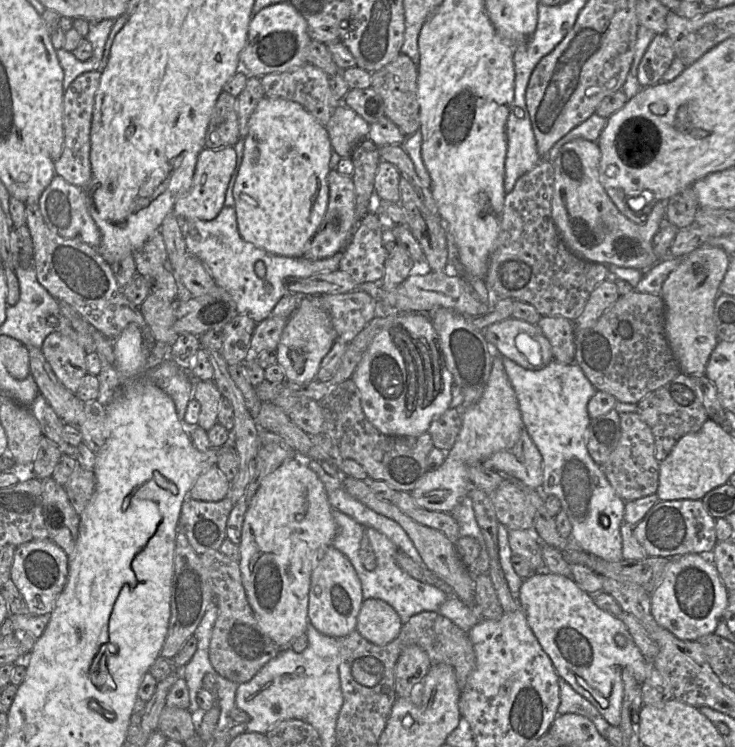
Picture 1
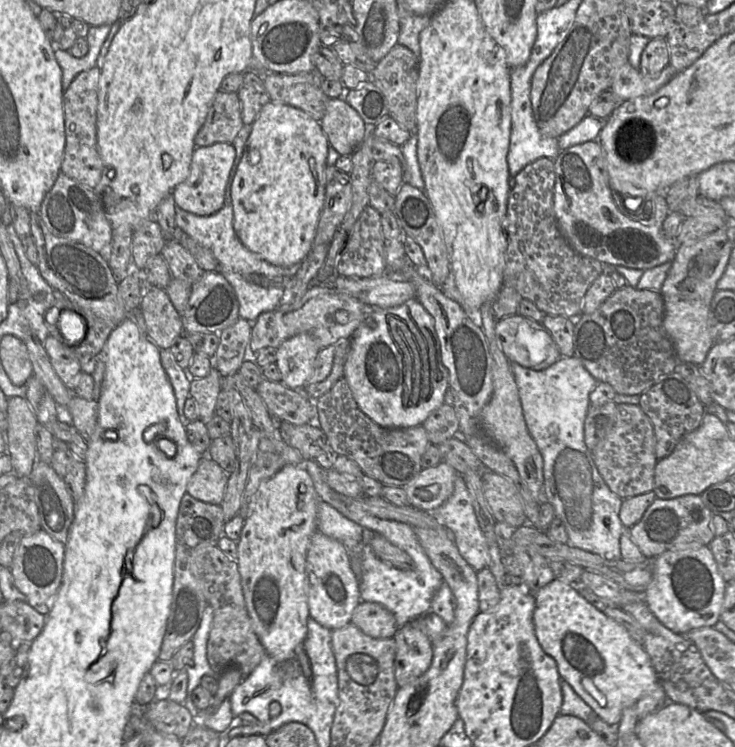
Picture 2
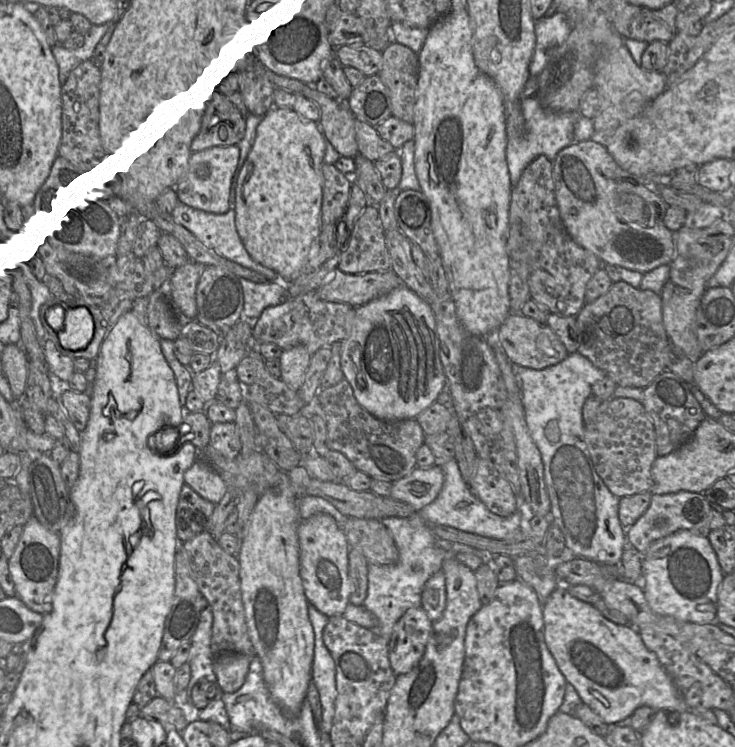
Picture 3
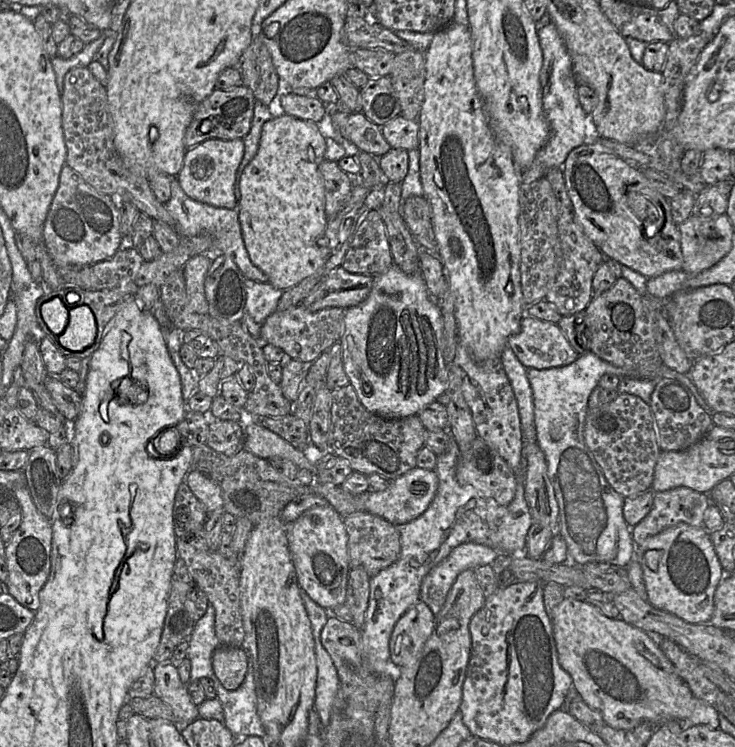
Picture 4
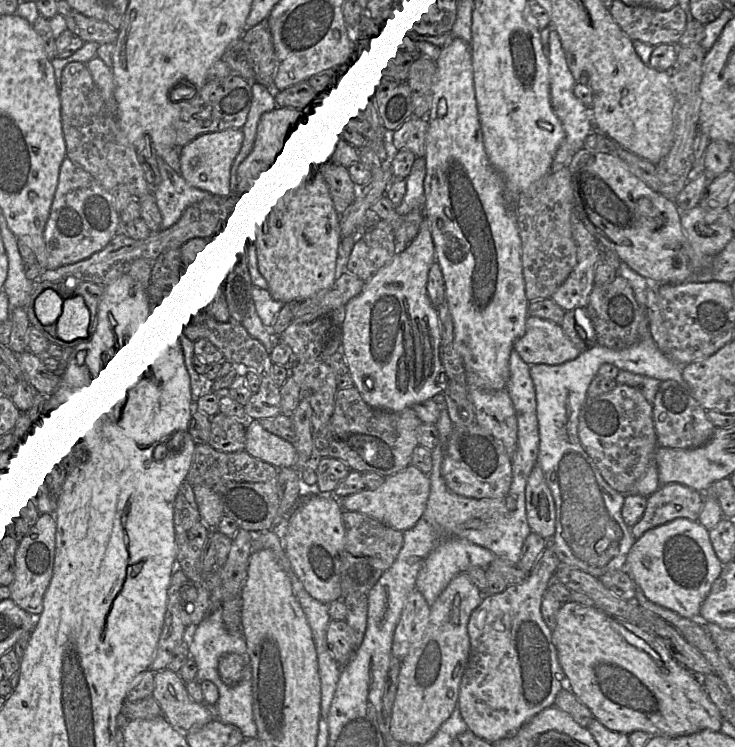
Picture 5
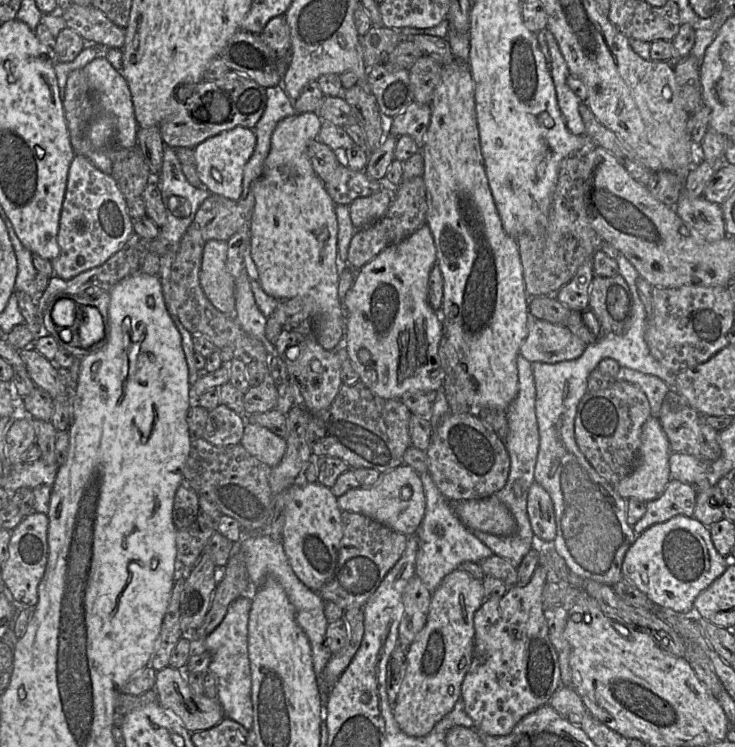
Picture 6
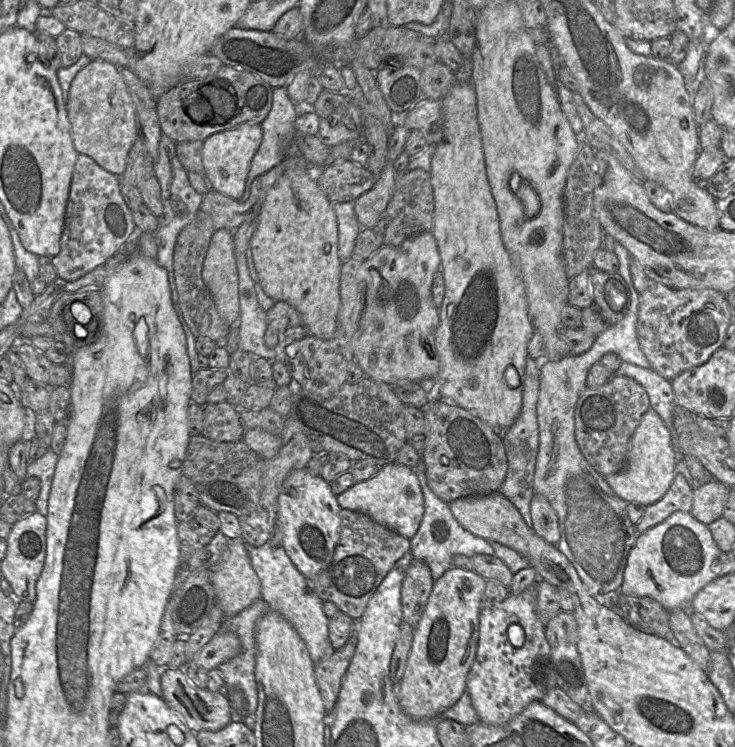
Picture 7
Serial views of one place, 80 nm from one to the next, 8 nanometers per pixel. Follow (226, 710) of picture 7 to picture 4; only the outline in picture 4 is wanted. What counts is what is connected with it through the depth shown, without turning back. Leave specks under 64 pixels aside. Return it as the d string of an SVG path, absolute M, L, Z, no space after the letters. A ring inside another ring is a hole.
M170 662L153 665L155 683L154 695L164 701L172 710L173 720L178 725L188 724L199 718L196 706L180 680L178 670Z

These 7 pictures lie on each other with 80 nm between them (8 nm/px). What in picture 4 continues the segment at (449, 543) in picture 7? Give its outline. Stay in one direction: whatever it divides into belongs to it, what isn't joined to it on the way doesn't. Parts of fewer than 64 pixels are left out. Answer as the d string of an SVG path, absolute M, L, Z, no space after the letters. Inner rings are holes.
M474 542L456 546L424 576L420 585L420 600L425 602L436 616L457 576L464 570L491 565L497 555L494 549Z

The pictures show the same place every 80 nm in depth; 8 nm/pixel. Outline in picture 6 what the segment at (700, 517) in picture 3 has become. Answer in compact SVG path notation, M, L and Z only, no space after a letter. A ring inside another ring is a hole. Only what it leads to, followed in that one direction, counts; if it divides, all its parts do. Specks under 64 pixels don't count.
M671 479L660 497L646 503L644 516L633 526L635 534L677 515L693 517L697 492L694 485Z

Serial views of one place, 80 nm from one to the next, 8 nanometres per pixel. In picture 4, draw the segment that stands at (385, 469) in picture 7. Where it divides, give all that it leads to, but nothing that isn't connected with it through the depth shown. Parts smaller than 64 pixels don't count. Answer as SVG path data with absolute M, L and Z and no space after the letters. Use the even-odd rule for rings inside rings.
M415 467L389 482L383 491L371 491L357 495L362 499L364 511L380 516L394 525L406 524L418 518L432 502L438 488L438 477L434 470Z

